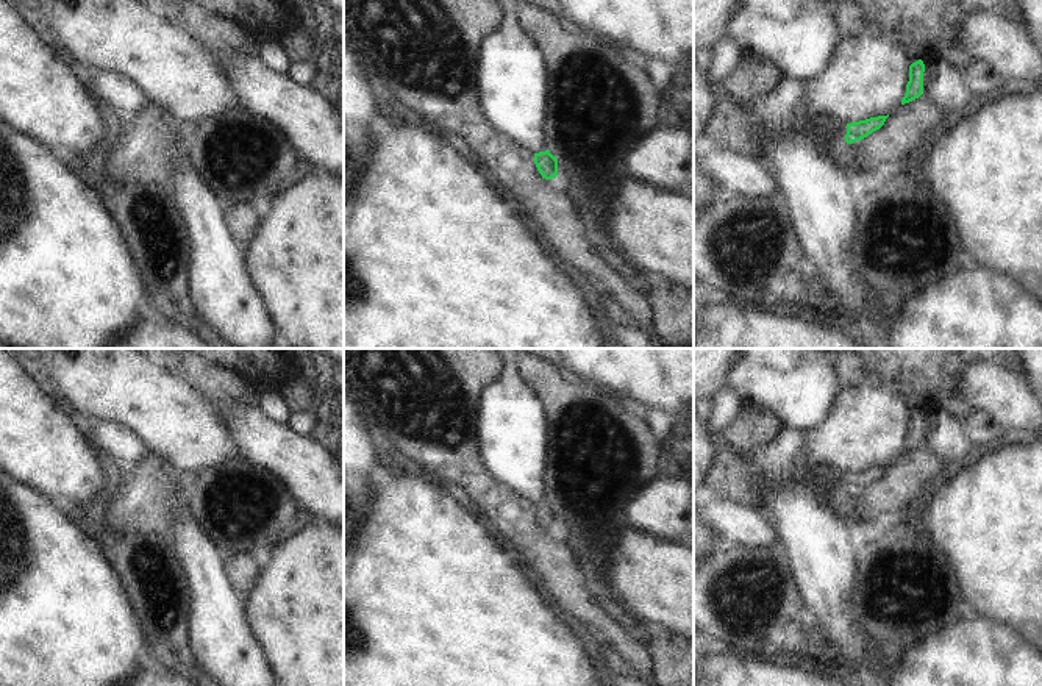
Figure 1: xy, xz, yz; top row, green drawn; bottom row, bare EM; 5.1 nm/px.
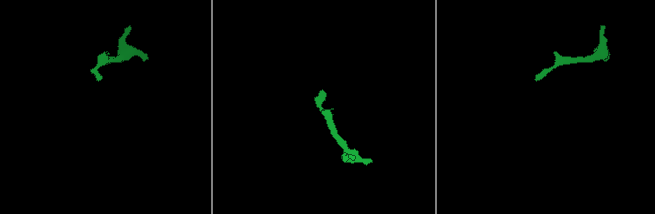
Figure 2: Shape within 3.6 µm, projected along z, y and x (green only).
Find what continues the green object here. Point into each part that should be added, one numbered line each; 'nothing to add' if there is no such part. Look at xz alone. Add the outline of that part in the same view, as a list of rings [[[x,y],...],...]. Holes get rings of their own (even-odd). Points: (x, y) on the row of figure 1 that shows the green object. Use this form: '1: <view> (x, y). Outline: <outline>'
1: xz (514, 78). Outline: [[[519,9],[484,44],[480,89],[489,120],[523,150],[550,150],[545,134],[551,72],[539,41],[525,28]]]

